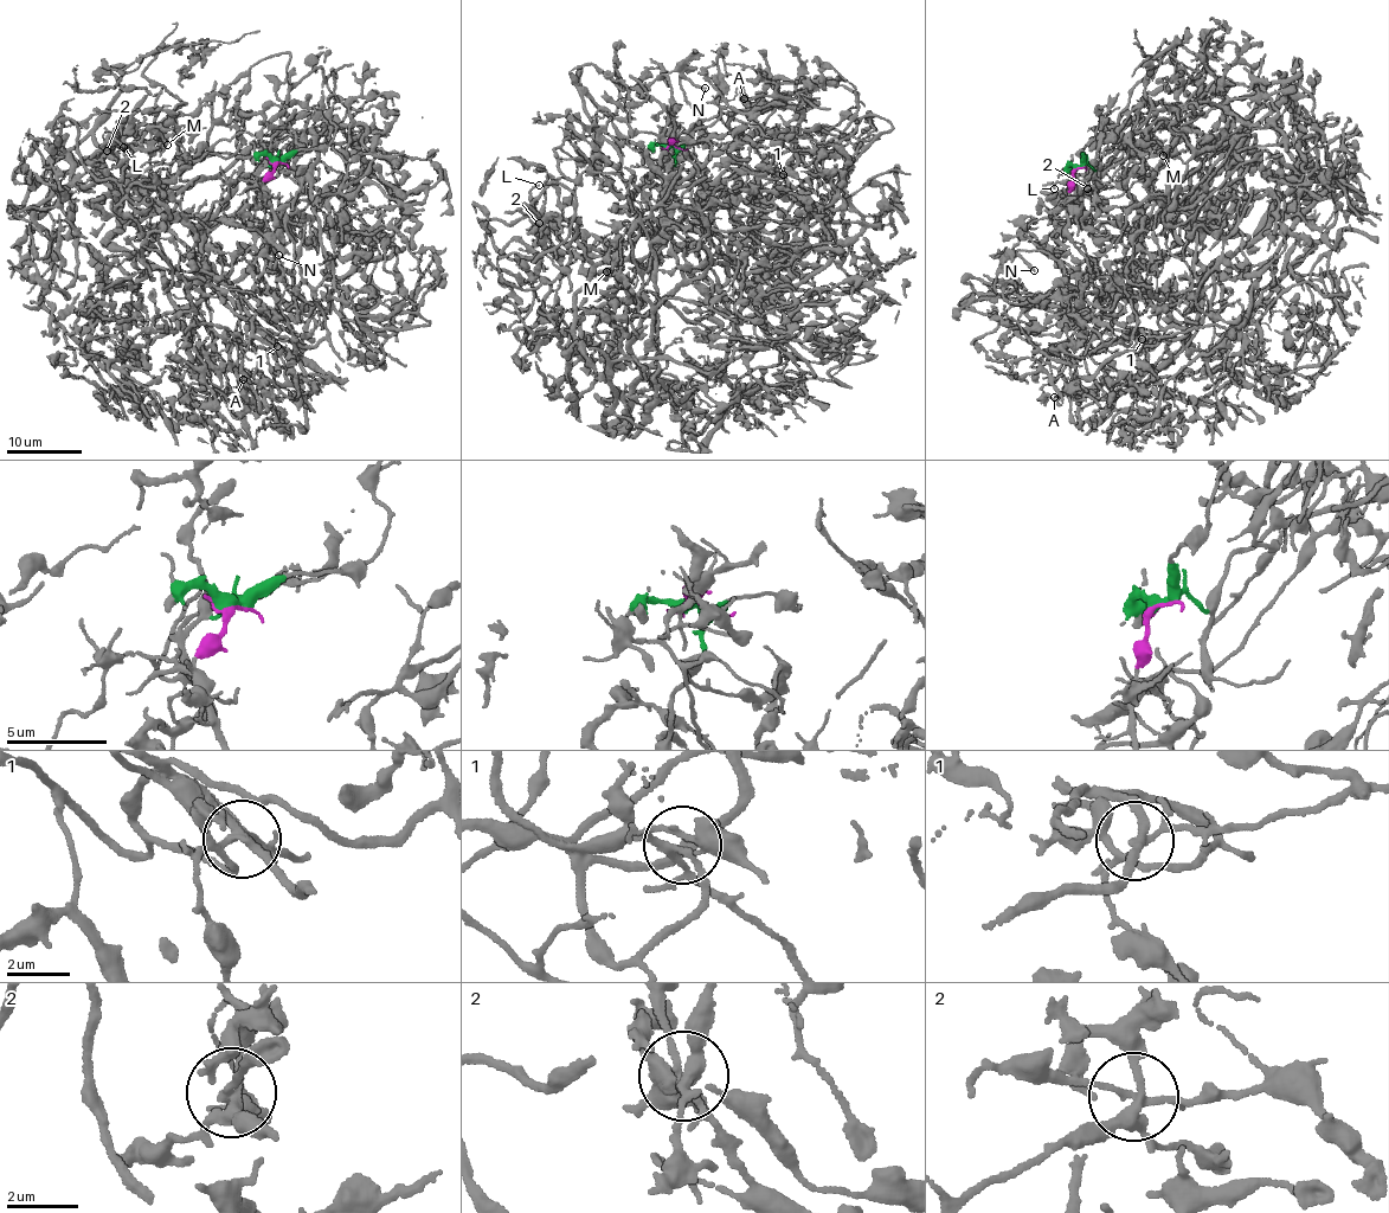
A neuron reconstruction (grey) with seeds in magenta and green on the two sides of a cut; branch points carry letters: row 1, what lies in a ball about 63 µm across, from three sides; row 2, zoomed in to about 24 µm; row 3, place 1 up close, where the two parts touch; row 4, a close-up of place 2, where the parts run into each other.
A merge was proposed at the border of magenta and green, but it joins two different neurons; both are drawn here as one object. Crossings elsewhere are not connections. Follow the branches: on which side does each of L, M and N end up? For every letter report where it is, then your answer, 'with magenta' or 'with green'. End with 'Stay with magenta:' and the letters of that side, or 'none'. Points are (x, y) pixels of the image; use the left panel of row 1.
L: at (123, 147); with magenta
M: at (167, 145); with green
N: at (278, 255); with green
Stay with magenta: L

